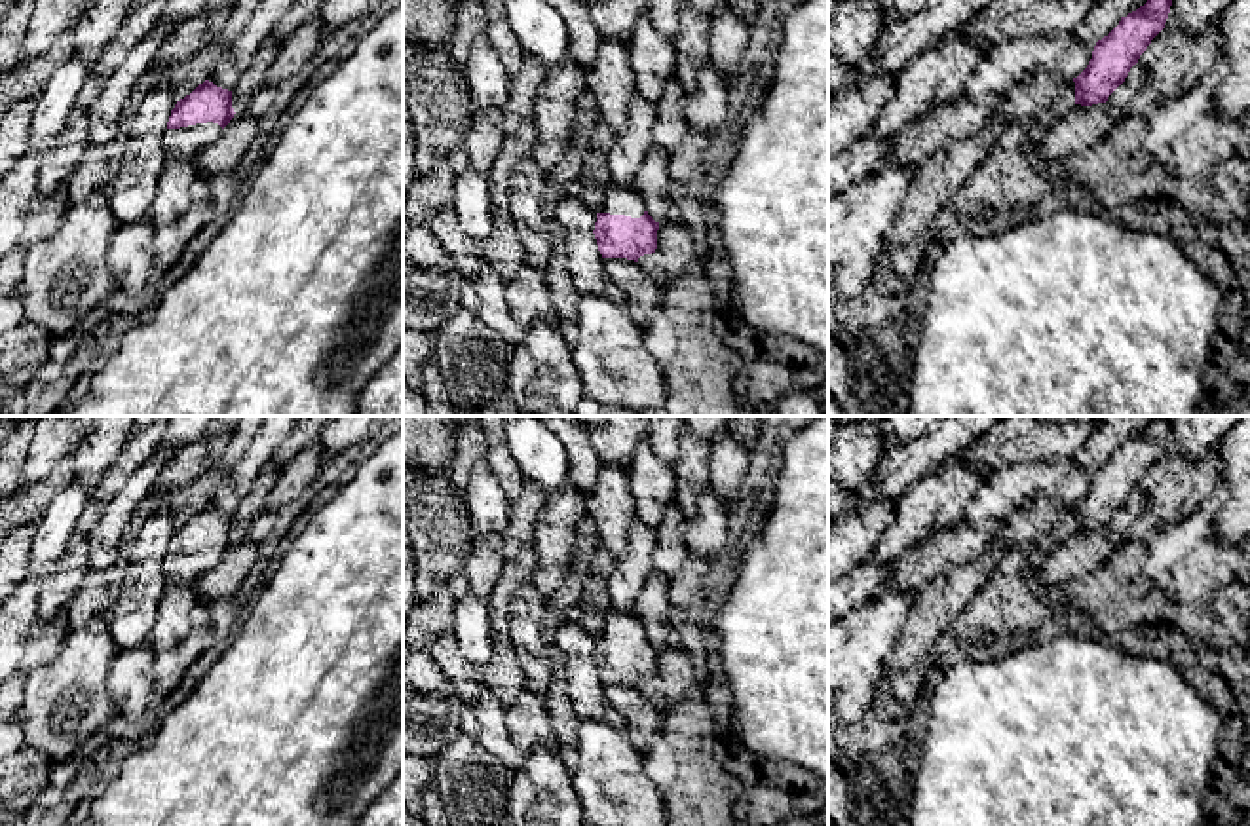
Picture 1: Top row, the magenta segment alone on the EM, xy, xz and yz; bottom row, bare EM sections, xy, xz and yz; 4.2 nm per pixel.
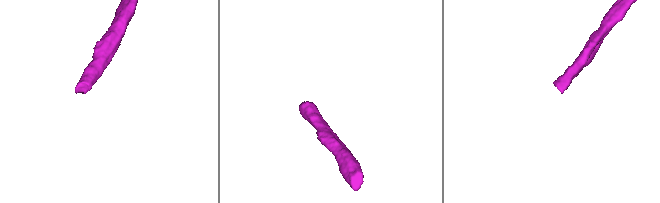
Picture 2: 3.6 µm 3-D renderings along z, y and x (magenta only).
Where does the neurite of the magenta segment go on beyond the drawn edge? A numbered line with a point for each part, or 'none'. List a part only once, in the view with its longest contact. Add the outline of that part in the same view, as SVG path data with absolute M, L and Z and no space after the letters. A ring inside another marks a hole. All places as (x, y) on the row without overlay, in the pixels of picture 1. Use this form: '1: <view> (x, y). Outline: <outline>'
1: xy (183, 568). Outline: M196 549L180 554L167 554L163 560L165 585L196 583L203 573L218 564L222 553L218 549Z

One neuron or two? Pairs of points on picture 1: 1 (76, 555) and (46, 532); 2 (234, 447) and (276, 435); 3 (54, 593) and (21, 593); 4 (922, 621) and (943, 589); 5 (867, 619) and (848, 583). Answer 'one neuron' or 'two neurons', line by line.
1: two neurons
2: two neurons
3: two neurons
4: one neuron
5: two neurons

